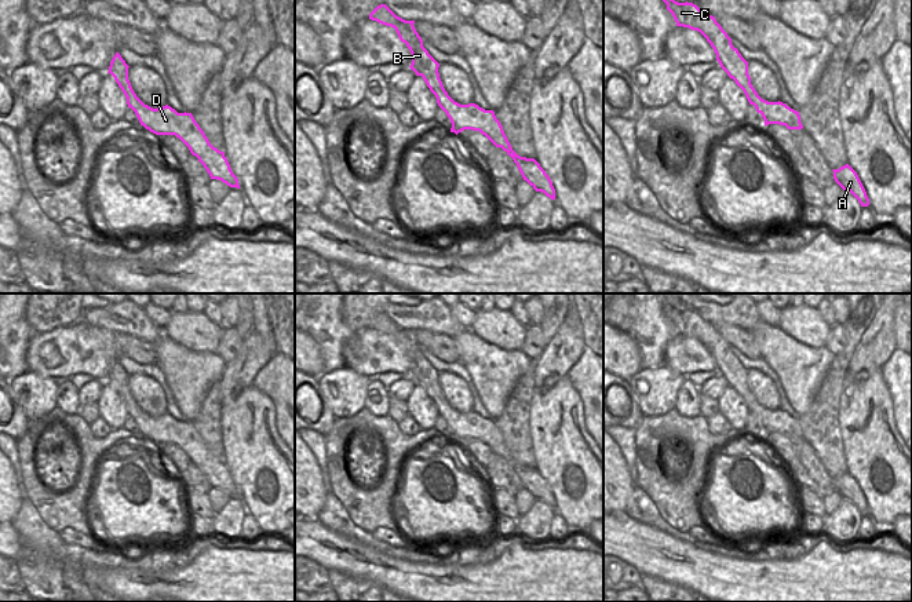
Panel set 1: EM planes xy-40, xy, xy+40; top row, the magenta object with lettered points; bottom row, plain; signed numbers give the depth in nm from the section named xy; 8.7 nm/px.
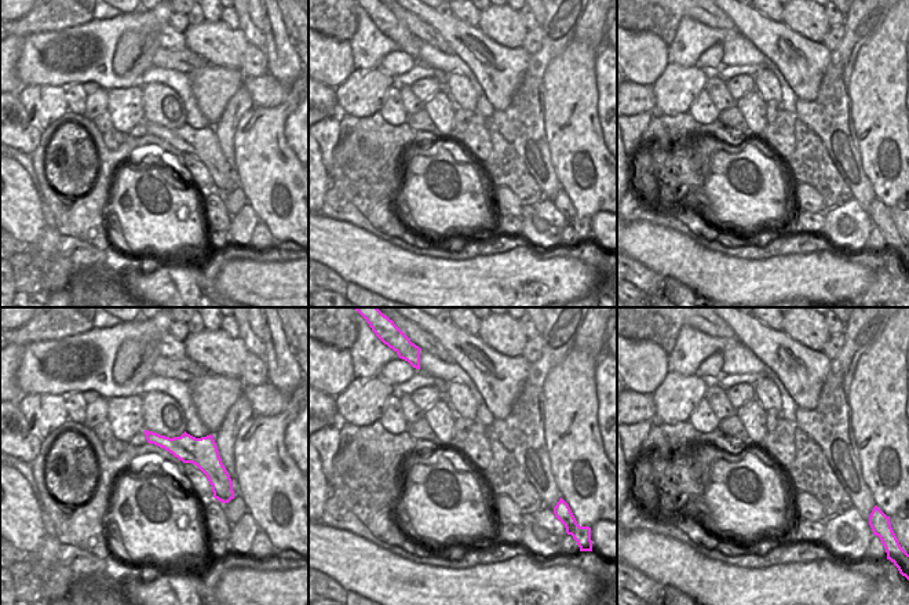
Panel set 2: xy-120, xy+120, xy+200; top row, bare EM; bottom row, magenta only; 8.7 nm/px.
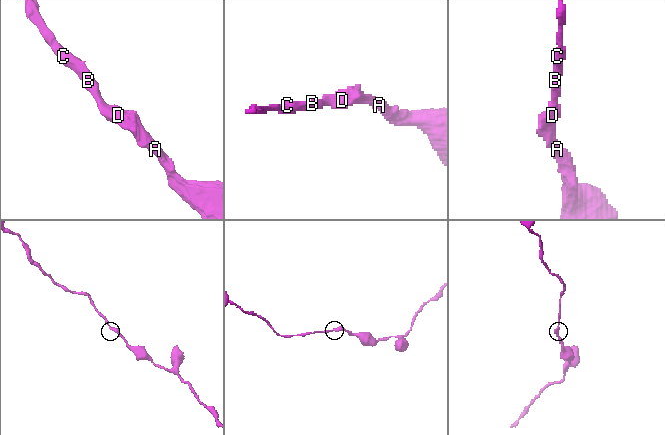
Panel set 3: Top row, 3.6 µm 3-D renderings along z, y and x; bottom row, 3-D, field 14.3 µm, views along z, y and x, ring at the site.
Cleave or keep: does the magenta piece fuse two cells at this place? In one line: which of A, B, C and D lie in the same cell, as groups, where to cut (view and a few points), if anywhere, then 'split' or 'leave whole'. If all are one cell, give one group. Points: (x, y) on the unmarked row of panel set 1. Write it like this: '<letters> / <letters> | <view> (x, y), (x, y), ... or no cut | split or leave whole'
A B C D | no cut | leave whole

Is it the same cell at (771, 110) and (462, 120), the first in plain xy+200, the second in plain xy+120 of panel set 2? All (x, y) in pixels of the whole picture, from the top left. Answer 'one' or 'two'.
one

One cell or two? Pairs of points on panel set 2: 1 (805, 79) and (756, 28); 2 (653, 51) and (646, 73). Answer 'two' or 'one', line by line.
1: one
2: one

